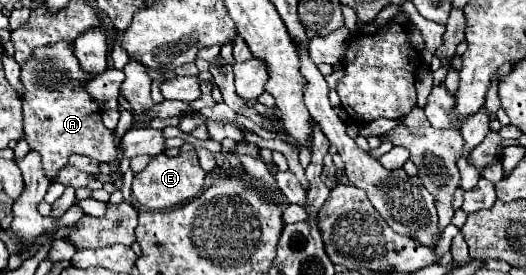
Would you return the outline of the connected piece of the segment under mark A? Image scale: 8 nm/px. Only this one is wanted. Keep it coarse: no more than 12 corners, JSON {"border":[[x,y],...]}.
{"border":[[71,44],[21,68],[23,130],[47,178],[71,154],[117,162]]}

